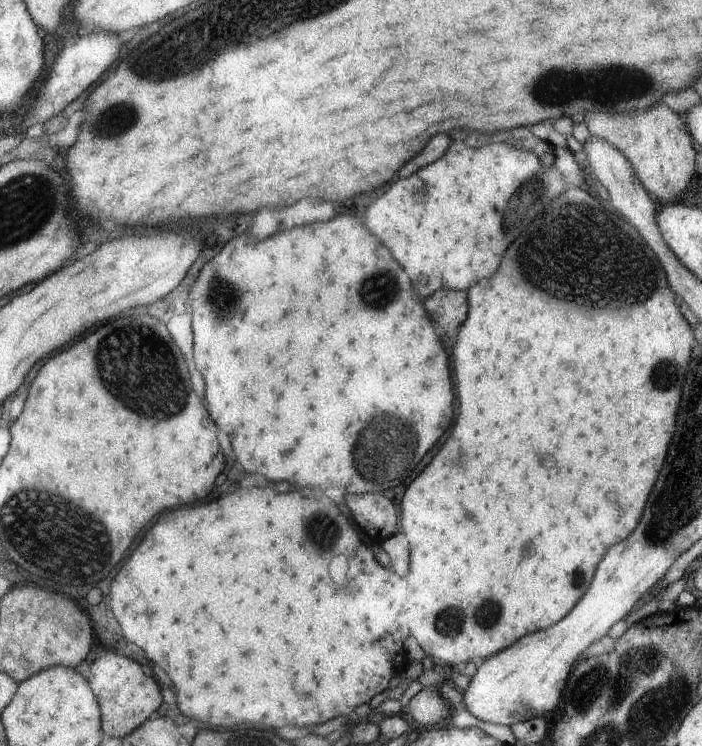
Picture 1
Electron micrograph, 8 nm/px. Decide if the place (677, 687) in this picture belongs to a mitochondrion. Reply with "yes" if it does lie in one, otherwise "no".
yes

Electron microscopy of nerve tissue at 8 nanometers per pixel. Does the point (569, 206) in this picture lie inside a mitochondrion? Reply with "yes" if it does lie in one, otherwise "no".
yes

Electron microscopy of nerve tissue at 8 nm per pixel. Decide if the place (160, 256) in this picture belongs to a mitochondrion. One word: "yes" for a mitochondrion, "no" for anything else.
no

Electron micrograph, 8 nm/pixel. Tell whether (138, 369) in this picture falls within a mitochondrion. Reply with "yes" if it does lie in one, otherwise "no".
yes

